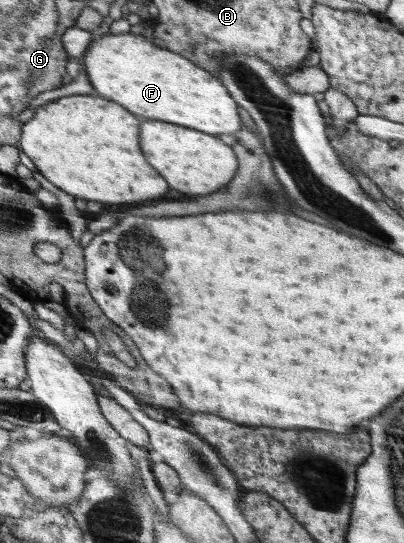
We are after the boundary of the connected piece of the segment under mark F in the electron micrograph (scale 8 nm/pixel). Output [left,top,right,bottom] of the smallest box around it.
[84,33,241,134]

